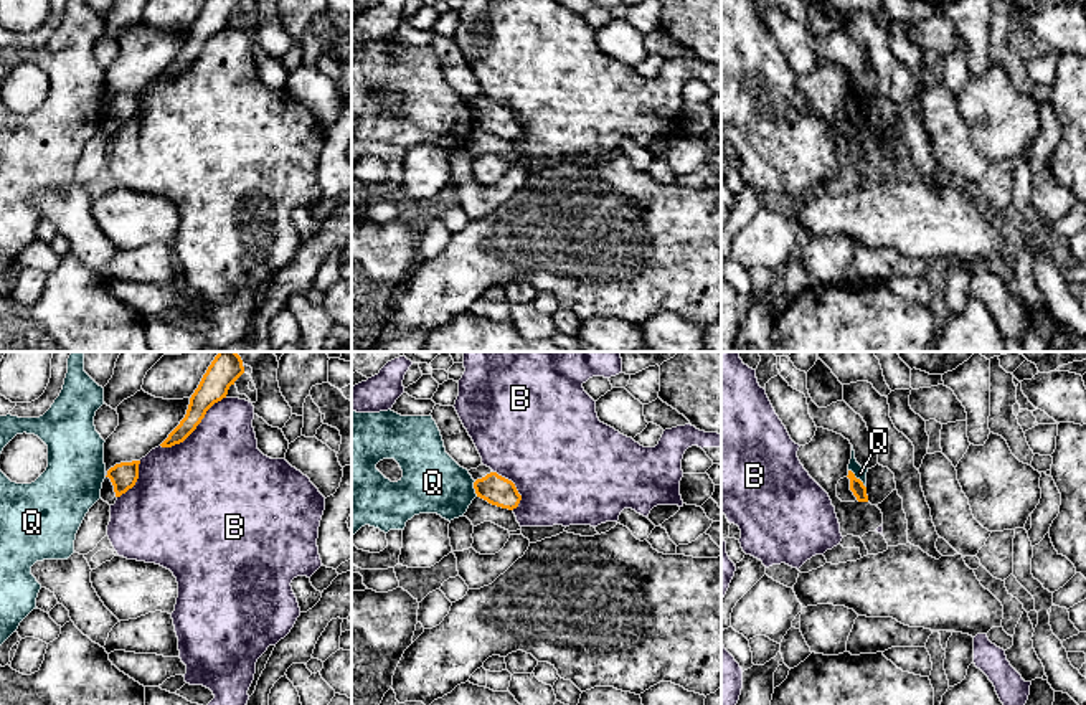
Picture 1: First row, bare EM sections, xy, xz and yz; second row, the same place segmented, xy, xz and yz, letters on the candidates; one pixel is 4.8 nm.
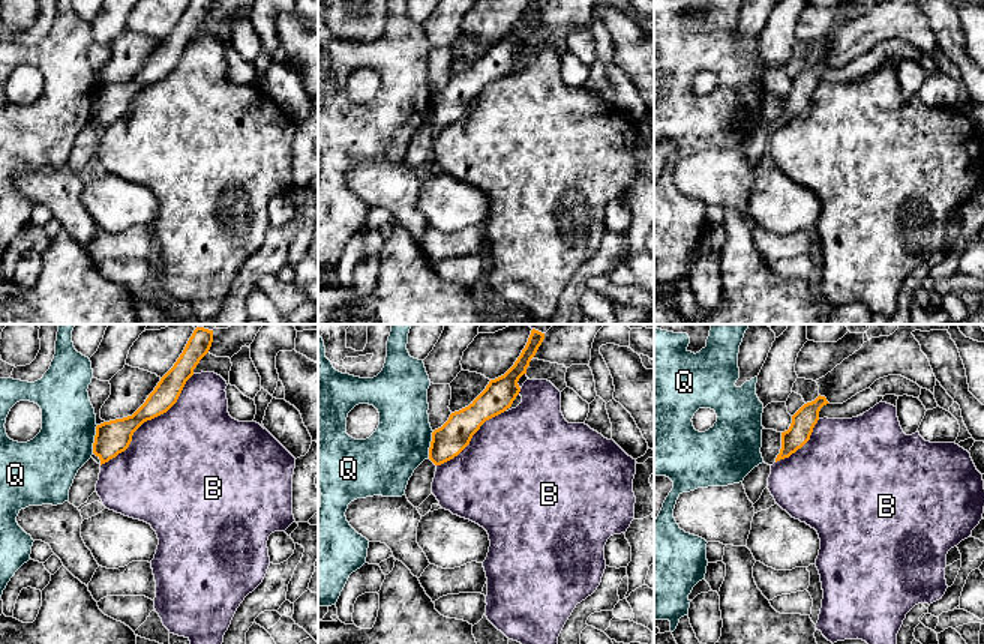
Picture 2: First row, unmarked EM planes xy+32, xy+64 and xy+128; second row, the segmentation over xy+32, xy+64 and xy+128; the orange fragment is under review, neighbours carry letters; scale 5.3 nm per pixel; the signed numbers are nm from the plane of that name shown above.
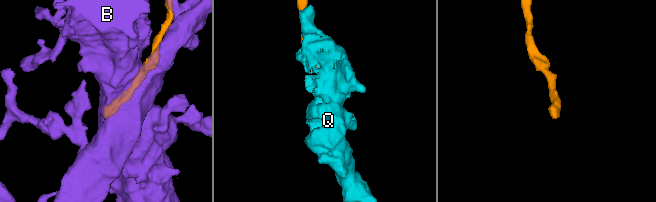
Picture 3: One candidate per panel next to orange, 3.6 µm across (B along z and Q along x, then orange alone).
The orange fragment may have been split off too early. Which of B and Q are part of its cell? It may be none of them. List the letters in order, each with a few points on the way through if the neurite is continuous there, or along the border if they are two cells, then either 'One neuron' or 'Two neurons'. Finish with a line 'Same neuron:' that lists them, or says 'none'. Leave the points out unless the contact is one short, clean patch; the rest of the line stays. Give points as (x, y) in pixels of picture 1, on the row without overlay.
B: Two neurons
Q: Boundary: yz (849, 99), (865, 118). Two neurons
Same neuron: none

